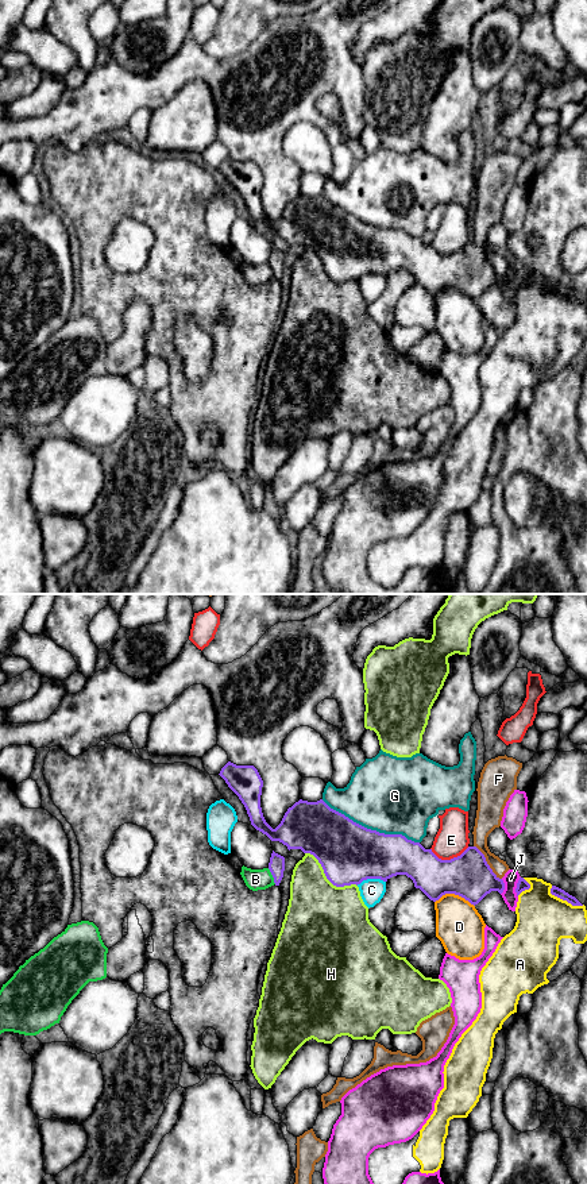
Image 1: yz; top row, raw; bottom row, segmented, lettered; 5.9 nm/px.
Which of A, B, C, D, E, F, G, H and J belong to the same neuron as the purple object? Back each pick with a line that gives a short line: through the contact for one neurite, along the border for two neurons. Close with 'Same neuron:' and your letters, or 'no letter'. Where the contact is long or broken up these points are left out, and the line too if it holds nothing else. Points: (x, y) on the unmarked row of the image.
Same neuron: no letter

